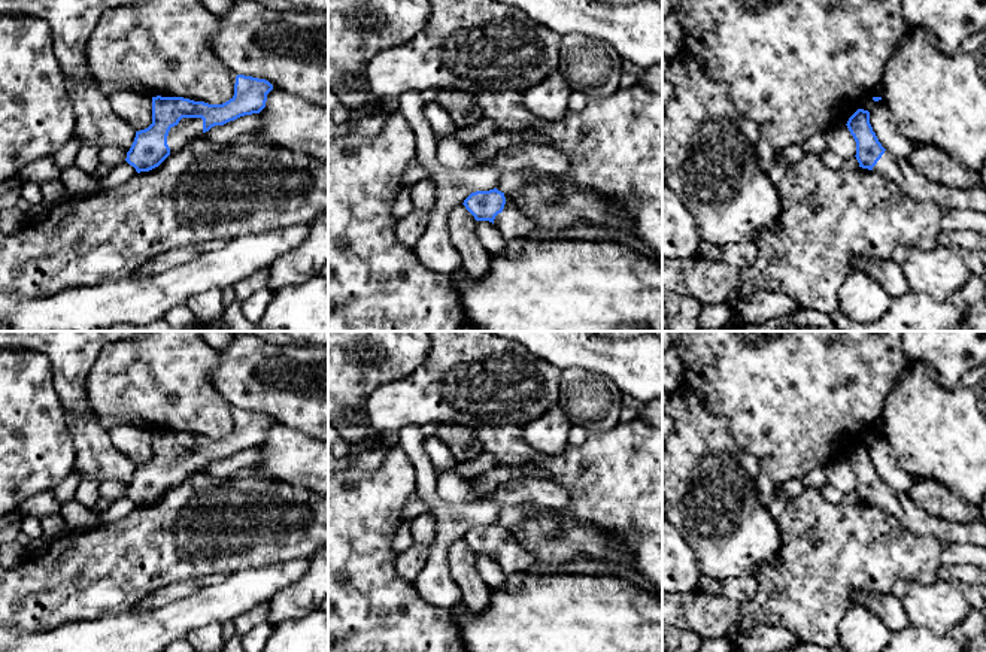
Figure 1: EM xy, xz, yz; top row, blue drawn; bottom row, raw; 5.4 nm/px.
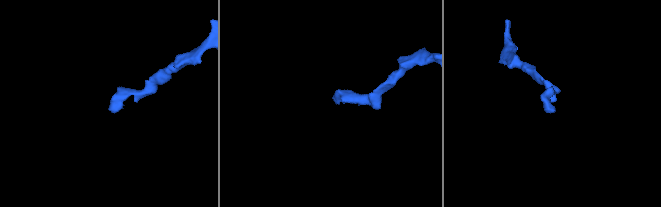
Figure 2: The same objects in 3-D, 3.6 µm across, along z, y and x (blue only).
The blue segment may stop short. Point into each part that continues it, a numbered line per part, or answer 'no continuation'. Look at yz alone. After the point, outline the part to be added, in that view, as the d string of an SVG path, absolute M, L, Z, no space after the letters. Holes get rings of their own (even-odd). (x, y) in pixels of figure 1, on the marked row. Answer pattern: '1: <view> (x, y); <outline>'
1: yz (916, 185); M885 151L874 172L896 184L910 198L935 203L943 209L977 210L986 213L986 188L950 188L929 181L907 160Z

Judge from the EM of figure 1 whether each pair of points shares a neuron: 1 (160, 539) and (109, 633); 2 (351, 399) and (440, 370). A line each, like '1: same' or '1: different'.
1: different
2: different

